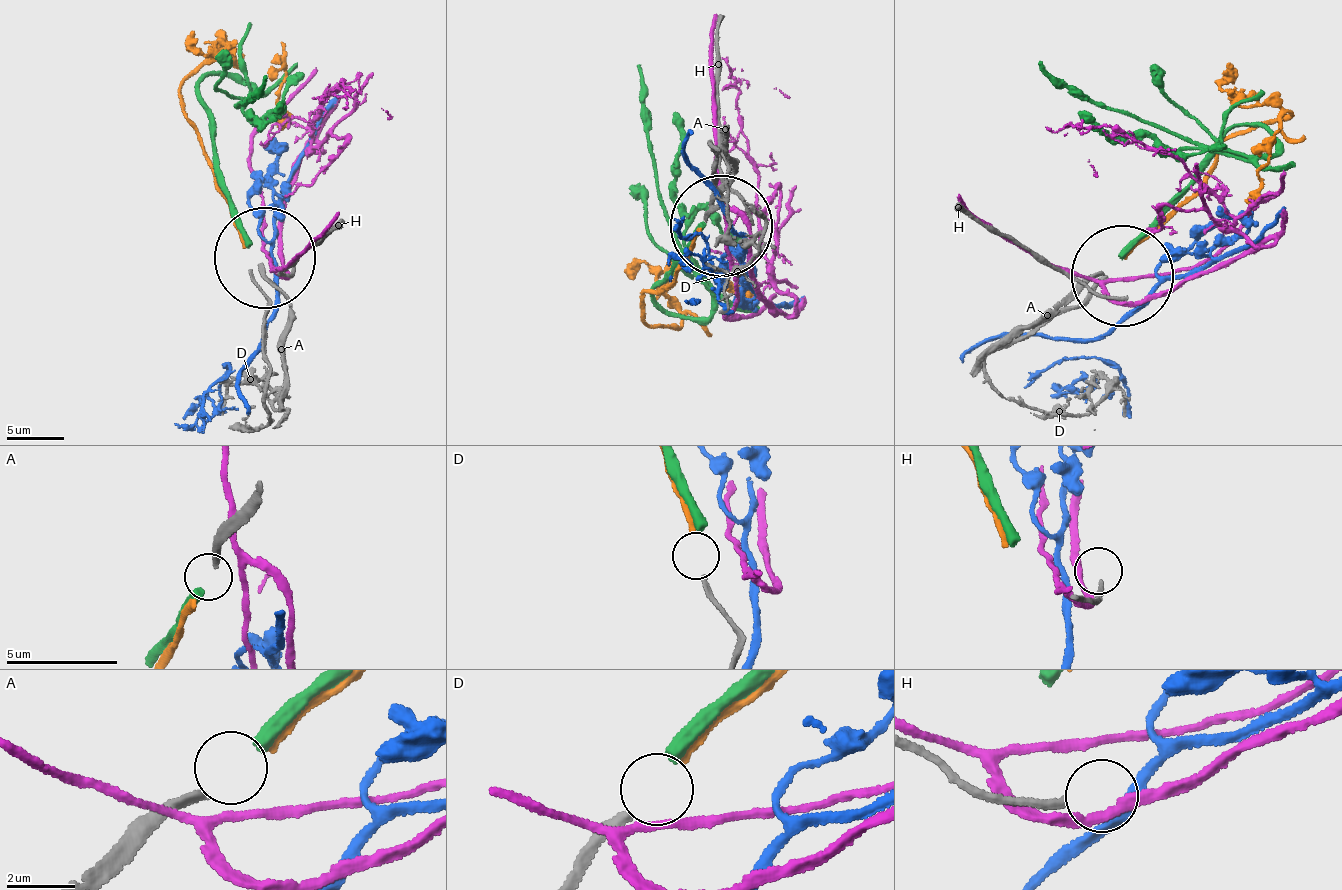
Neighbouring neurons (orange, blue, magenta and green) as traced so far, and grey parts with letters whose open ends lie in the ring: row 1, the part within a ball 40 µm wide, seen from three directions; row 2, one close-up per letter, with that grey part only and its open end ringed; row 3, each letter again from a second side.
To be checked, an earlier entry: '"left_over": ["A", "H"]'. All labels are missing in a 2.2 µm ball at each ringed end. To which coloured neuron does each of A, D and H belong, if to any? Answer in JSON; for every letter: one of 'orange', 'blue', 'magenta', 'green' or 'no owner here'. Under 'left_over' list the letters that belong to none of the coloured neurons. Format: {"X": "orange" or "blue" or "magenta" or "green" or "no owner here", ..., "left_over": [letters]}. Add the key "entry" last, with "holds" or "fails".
{"A": "green", "D": "orange", "H": "no owner here", "left_over": ["H"], "entry": "fails"}

